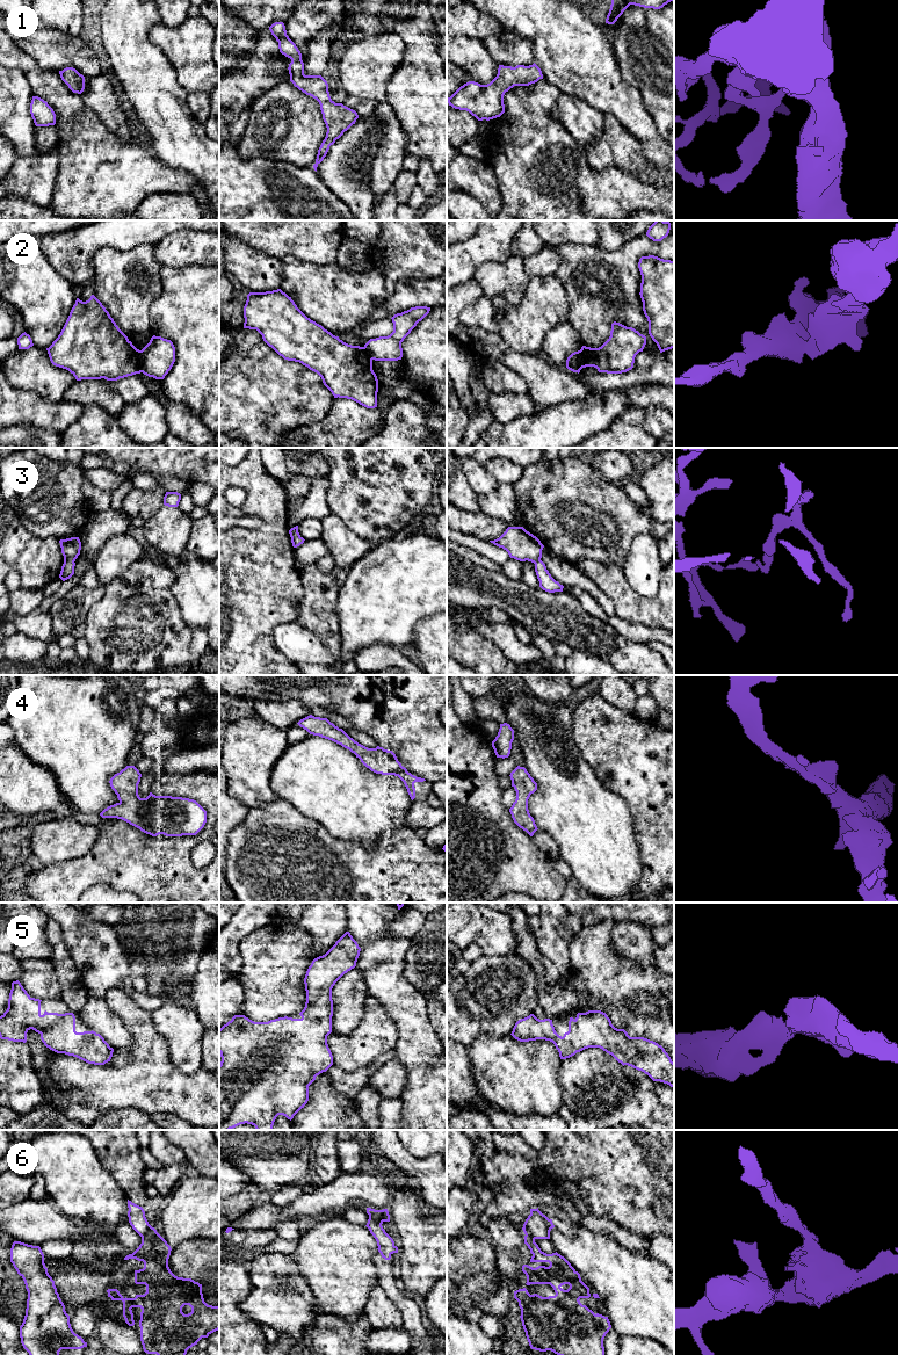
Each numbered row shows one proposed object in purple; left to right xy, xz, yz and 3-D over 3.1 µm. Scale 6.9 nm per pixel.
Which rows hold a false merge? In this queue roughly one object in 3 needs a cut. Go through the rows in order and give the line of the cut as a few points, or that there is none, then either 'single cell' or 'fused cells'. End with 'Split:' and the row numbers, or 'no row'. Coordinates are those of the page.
1: no cut | single cell
2: xy (142, 350), (139, 371) | fused cells
3: no cut | single cell
4: no cut | single cell
5: no cut | single cell
6: xy (156, 1231), (142, 1237) | fused cells
Split: 2, 6

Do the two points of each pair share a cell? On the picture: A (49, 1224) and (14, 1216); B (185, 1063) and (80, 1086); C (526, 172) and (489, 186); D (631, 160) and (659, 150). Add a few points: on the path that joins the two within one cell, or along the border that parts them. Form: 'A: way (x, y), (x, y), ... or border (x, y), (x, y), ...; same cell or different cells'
A: way (41, 1222), (22, 1221); same cell
B: border (165, 1040), (180, 1070), (202, 1067); different cells
C: border (490, 164), (499, 188), (502, 208); different cells
D: border (629, 132), (639, 142), (641, 153), (661, 167); different cells

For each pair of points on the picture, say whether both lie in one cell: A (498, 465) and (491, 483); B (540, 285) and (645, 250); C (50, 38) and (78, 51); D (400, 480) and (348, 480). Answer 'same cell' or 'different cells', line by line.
A: different cells
B: different cells
C: same cell
D: same cell

